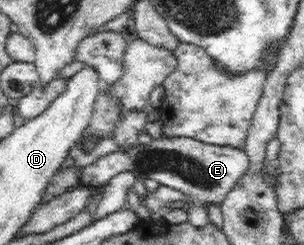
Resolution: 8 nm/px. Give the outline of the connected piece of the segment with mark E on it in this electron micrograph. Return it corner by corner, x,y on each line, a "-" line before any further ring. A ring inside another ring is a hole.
161,136
152,138
147,144
117,144
116,150
97,157
95,162
83,169
80,182
86,186
106,185
113,177
131,172
137,180
155,180
160,185
184,192
191,202
209,207
222,203
227,192
231,192
231,188
245,177
249,167
250,159
245,149
200,143
181,136

